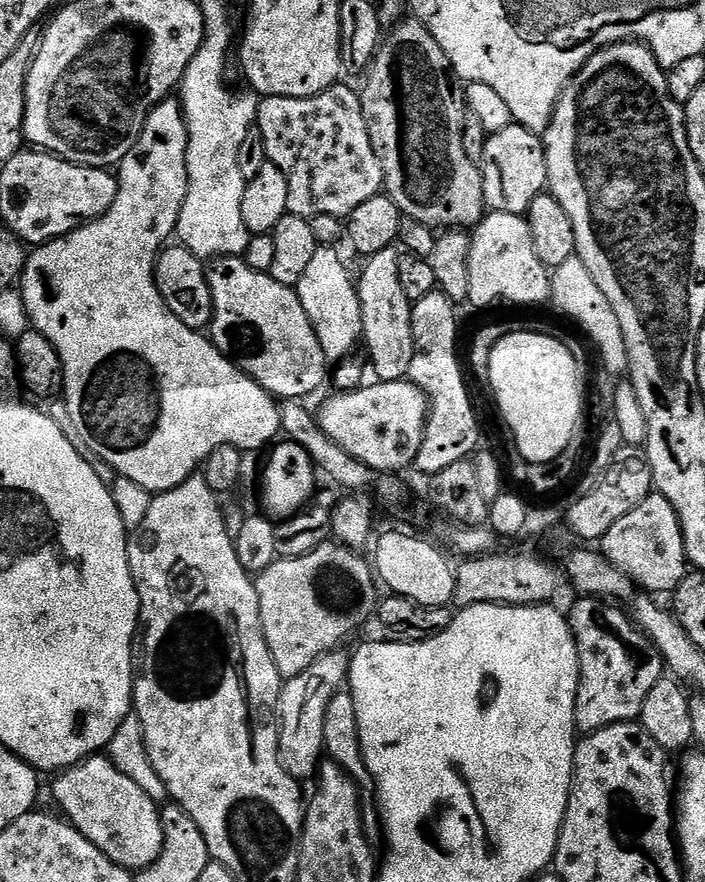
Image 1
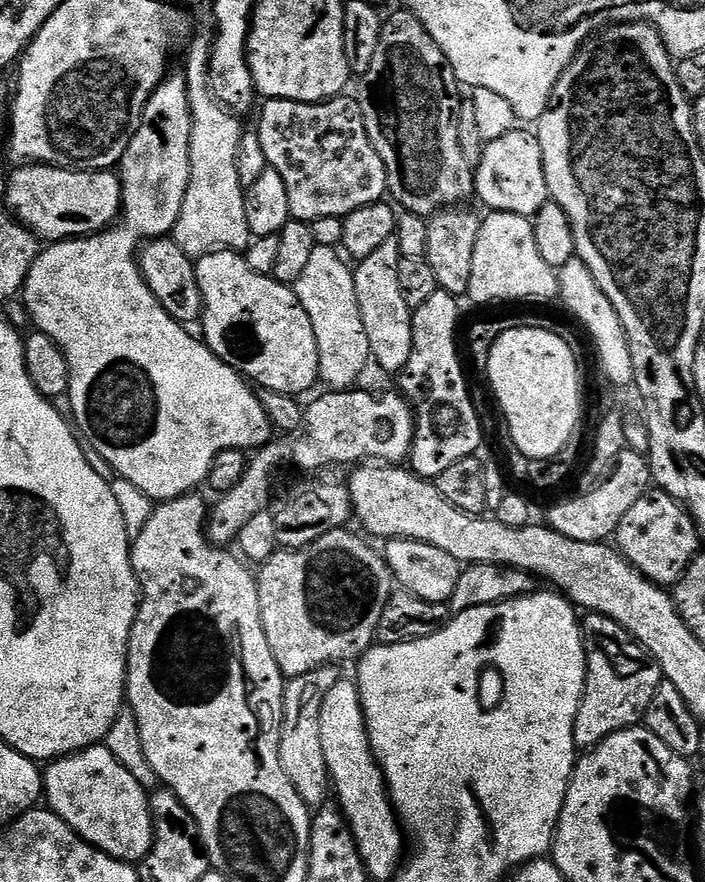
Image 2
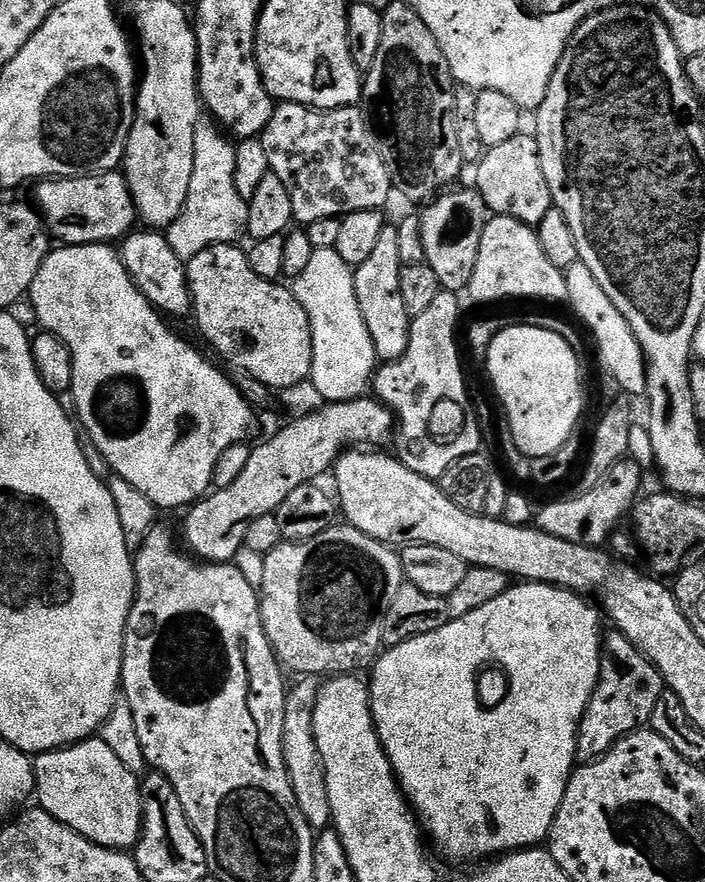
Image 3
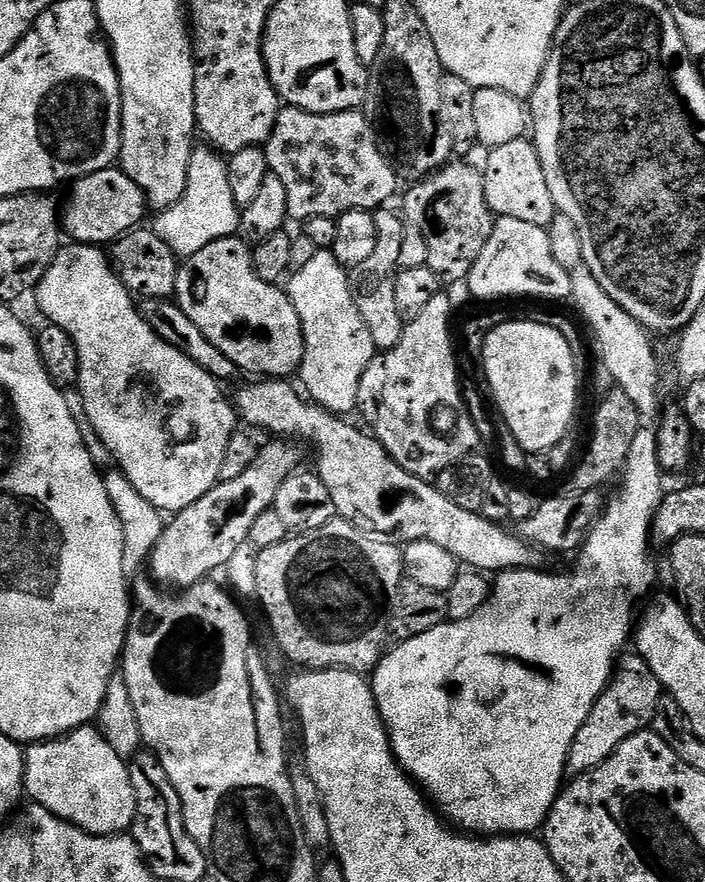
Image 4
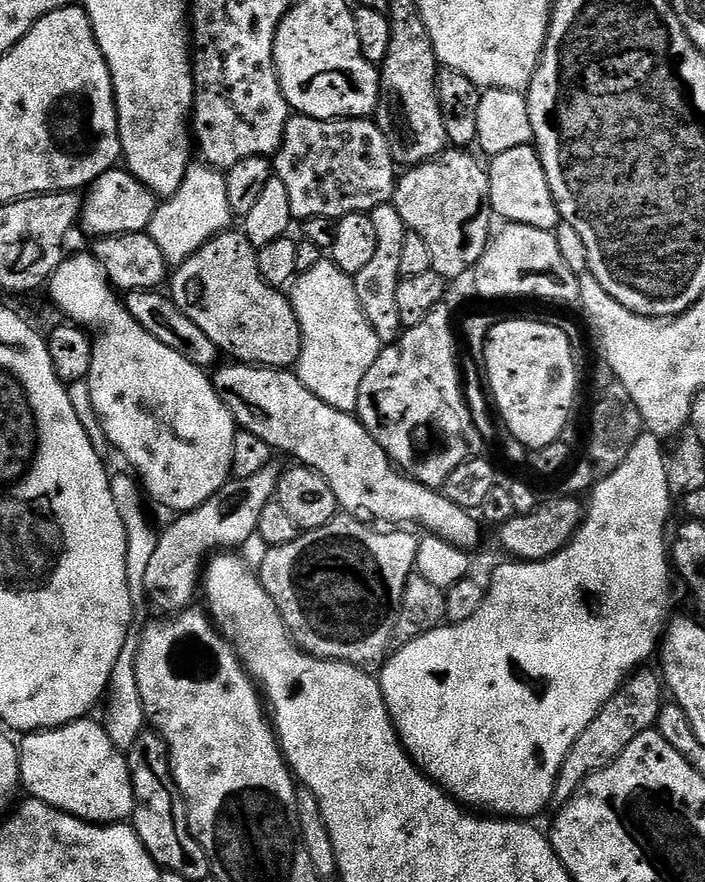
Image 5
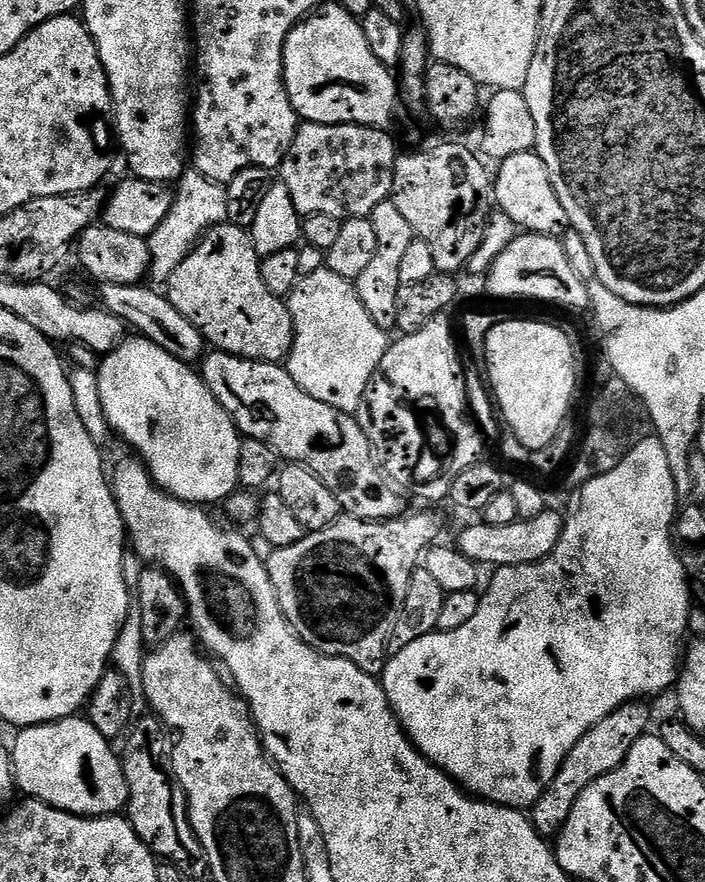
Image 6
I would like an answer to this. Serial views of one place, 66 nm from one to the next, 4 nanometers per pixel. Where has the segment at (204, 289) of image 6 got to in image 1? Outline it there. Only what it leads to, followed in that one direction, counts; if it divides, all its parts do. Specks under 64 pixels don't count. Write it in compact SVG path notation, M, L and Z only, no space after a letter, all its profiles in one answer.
M222 256L207 265L206 273L208 275L208 286L212 291L212 323L210 325L210 339L216 348L226 357L229 357L233 364L240 369L241 372L258 382L266 391L281 401L295 400L306 398L311 392L316 392L324 384L324 379L330 376L330 361L326 358L326 354L322 354L322 346L318 346L318 334L314 334L314 326L310 326L310 318L306 318L306 310L302 310L302 302L296 297L295 291L289 285L283 284L275 280L271 274L267 272L255 272L253 268L248 266L239 256Z

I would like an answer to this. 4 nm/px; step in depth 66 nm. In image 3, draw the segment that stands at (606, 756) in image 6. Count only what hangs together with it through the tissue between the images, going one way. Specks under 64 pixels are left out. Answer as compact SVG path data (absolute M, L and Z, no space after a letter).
M618 630L603 637L600 646L600 673L596 682L596 689L592 692L592 700L586 706L584 716L580 719L580 732L576 736L576 759L580 762L599 760L624 736L643 729L651 721L654 706L658 706L658 698L666 691L666 685L660 671L653 666L648 657L643 656L631 642Z

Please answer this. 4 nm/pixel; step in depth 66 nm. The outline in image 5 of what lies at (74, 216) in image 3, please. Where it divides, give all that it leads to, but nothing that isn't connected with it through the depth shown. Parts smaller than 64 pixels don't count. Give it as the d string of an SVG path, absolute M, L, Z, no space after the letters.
M123 167L112 168L91 184L84 196L84 211L80 214L79 227L85 228L92 238L147 232L158 207L158 197L138 178Z

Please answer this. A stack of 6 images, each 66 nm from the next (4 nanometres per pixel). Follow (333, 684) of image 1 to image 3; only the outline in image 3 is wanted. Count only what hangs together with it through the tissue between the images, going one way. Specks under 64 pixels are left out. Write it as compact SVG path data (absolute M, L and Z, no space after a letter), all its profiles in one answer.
M314 676L297 681L293 688L291 685L287 689L284 698L284 761L294 798L298 798L298 810L302 810L302 818L306 818L314 830L324 830L332 822L330 793L326 790L326 774L318 754L318 744L314 742L314 706L322 684Z

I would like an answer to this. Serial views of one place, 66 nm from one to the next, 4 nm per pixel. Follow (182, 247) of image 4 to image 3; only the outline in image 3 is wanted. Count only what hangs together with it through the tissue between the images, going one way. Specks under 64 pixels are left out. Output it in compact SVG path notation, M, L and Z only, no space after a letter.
M201 122L194 134L194 174L190 178L190 194L166 235L174 254L182 261L189 261L202 250L215 244L236 244L245 239L248 231L248 201L238 194L234 186L233 141L215 123Z

